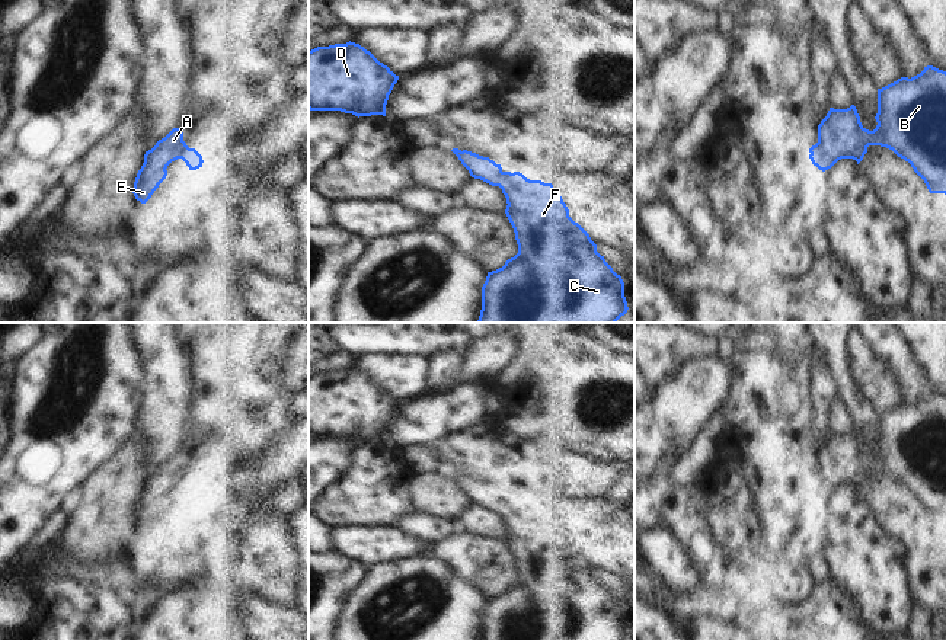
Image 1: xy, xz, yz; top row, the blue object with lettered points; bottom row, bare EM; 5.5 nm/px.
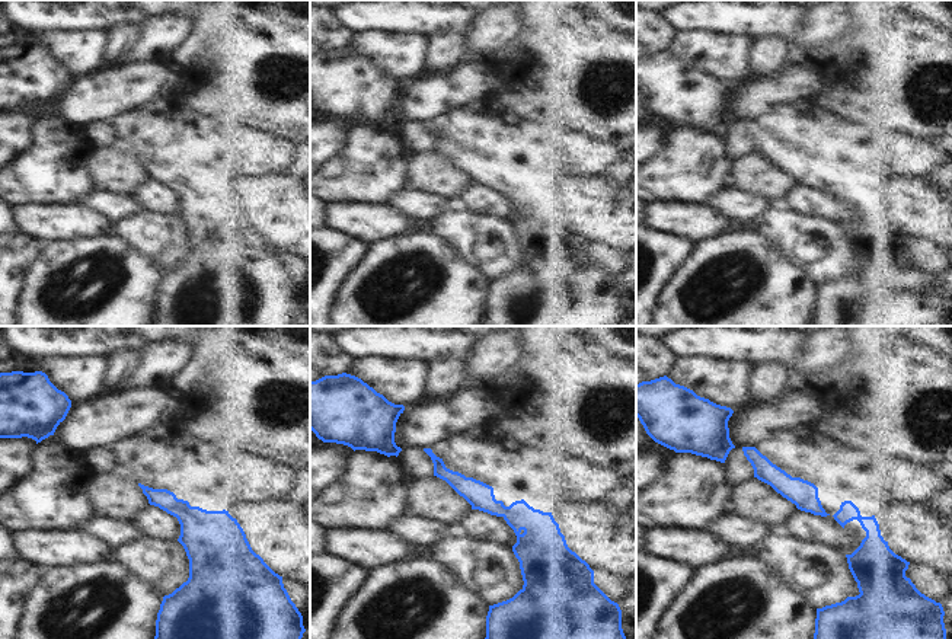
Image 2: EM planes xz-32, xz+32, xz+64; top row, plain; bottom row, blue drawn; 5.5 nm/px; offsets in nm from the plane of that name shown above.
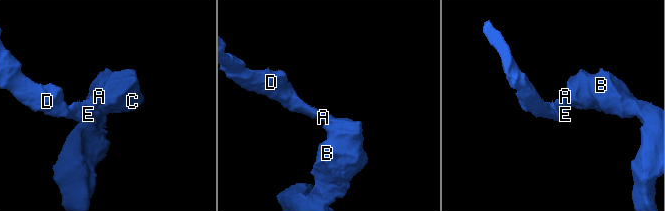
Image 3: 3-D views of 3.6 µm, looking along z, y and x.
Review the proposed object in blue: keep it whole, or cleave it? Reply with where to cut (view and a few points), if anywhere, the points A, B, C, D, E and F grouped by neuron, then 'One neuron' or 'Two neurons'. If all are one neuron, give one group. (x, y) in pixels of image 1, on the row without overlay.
No split. Groups: A B C D E F. One neuron.

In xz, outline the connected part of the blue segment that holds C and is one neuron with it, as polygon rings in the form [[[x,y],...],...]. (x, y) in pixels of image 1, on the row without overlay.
[[[451,476],[461,490],[469,496],[470,502],[480,505],[492,512],[499,512],[506,524],[505,540],[514,554],[515,566],[518,570],[518,579],[508,585],[505,591],[496,596],[488,598],[486,607],[482,612],[482,636],[480,640],[626,640],[629,633],[624,623],[624,608],[620,601],[617,601],[613,593],[605,588],[604,582],[597,577],[597,570],[591,566],[589,560],[569,543],[569,535],[563,528],[560,519],[553,513],[552,509],[544,509],[541,506],[530,506],[520,497],[504,497],[501,490],[496,490],[489,483],[479,481],[467,476]]]

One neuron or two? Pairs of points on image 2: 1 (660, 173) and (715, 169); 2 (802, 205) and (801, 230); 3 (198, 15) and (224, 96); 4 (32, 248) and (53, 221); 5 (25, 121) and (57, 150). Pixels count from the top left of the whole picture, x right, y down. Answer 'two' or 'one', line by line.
1: one
2: two
3: two
4: two
5: two

